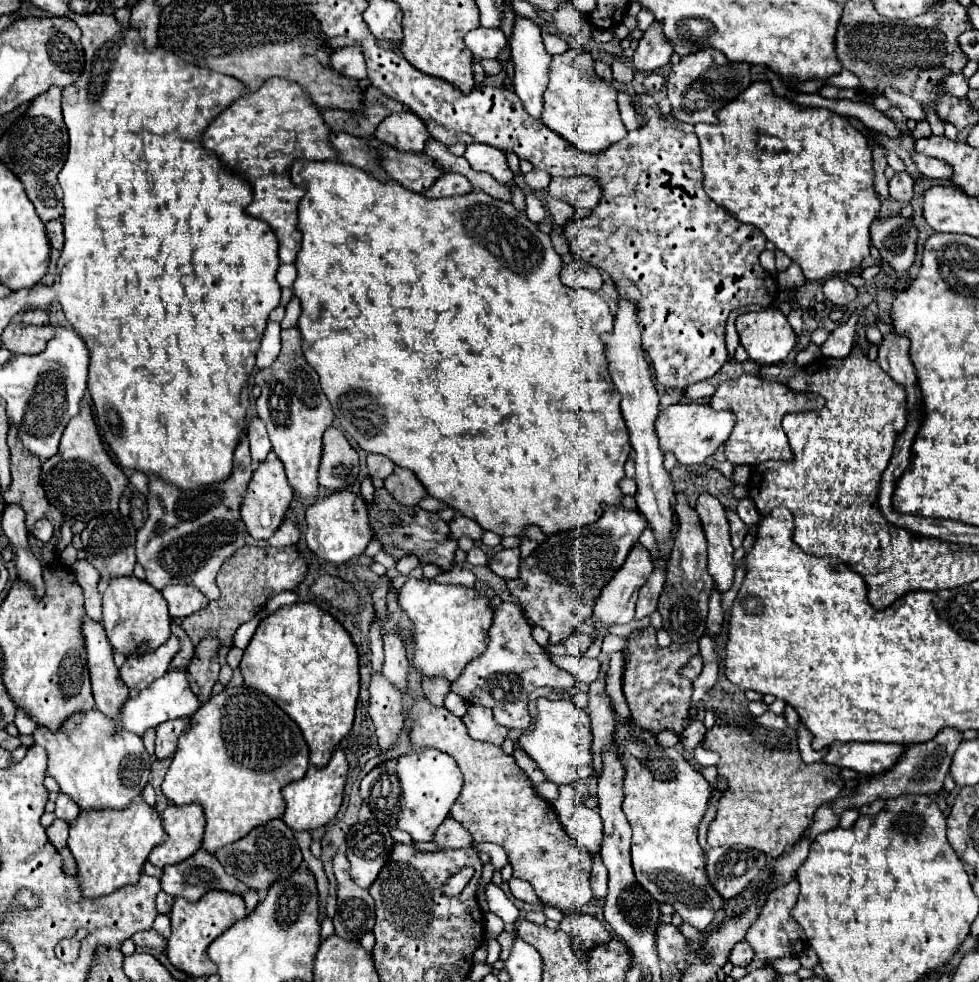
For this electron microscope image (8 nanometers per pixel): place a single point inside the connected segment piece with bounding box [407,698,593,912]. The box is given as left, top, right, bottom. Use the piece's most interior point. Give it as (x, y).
(498, 804)

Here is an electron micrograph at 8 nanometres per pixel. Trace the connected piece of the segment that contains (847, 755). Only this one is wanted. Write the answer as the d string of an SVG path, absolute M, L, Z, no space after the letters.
M839 742L831 744L825 764L851 768L859 774L877 774L889 770L901 756L903 746L883 742Z

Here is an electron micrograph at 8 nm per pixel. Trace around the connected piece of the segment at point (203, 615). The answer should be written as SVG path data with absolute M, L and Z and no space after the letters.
M255 546L241 548L223 564L223 568L217 574L217 586L221 590L221 596L217 600L211 600L203 610L187 616L181 622L181 626L189 634L189 638L193 638L193 644L199 644L199 640L205 638L209 632L217 632L221 646L231 644L235 630L243 622L251 620L277 592L295 590L303 582L305 574L307 562L295 546L287 546L281 550Z

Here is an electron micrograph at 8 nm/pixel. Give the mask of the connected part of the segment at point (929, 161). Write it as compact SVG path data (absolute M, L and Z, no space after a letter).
M919 152L911 154L911 160L919 166L919 172L927 178L939 178L939 180L947 180L951 176L951 166L943 164L943 160L935 160L929 156L923 156Z

